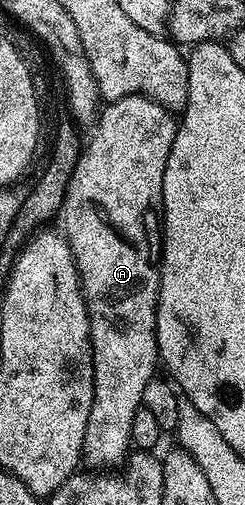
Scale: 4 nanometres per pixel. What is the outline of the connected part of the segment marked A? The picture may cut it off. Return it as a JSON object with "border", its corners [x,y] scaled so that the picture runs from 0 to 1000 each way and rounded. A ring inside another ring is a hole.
{"border":[[[584,186],[510,190],[473,202],[433,204],[416,212],[412,224],[384,244],[388,259],[371,265],[371,283],[335,291],[314,333],[298,333],[298,349],[282,356],[273,386],[257,398],[249,434],[257,432],[253,453],[265,457],[273,481],[290,485],[298,515],[314,523],[322,541],[322,560],[339,572],[339,590],[355,598],[355,624],[371,644],[371,687],[380,689],[380,808],[363,816],[363,840],[347,840],[347,879],[339,881],[335,913],[359,915],[367,929],[388,935],[453,935],[473,927],[498,925],[527,905],[539,889],[535,857],[543,855],[543,824],[559,808],[584,802],[584,778],[592,760],[608,760],[616,750],[637,747],[641,727],[653,723],[649,691],[633,671],[633,644],[641,642],[641,602],[649,600],[649,535],[616,521],[616,479],[600,473],[600,430],[616,424],[616,414],[645,410],[665,398],[665,343],[673,325],[690,317],[690,301],[706,293],[714,275],[714,251],[722,234],[702,220],[673,216],[653,202],[633,202],[620,194],[600,194]]]}

